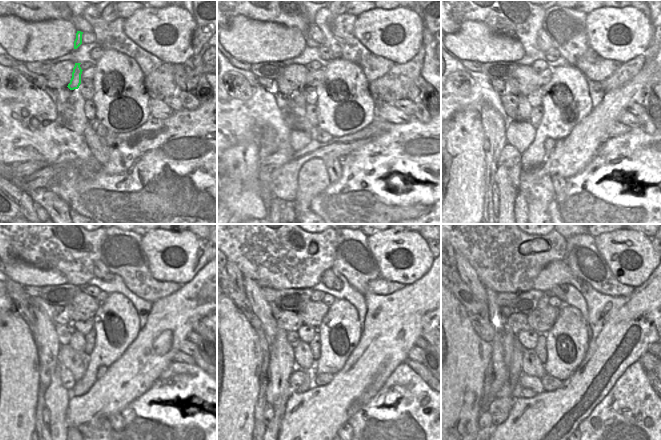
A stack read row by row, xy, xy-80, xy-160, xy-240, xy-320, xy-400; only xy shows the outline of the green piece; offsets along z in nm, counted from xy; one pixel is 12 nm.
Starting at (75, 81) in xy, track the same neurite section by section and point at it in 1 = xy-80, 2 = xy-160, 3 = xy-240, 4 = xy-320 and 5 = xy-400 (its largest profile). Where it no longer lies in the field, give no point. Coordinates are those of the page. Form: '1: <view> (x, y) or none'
1: xy-80 (298, 96)
2: xy-160 (524, 108)
3: xy-240 (77, 341)
4: xy-320 (303, 356)
5: xy-400 (531, 365)

